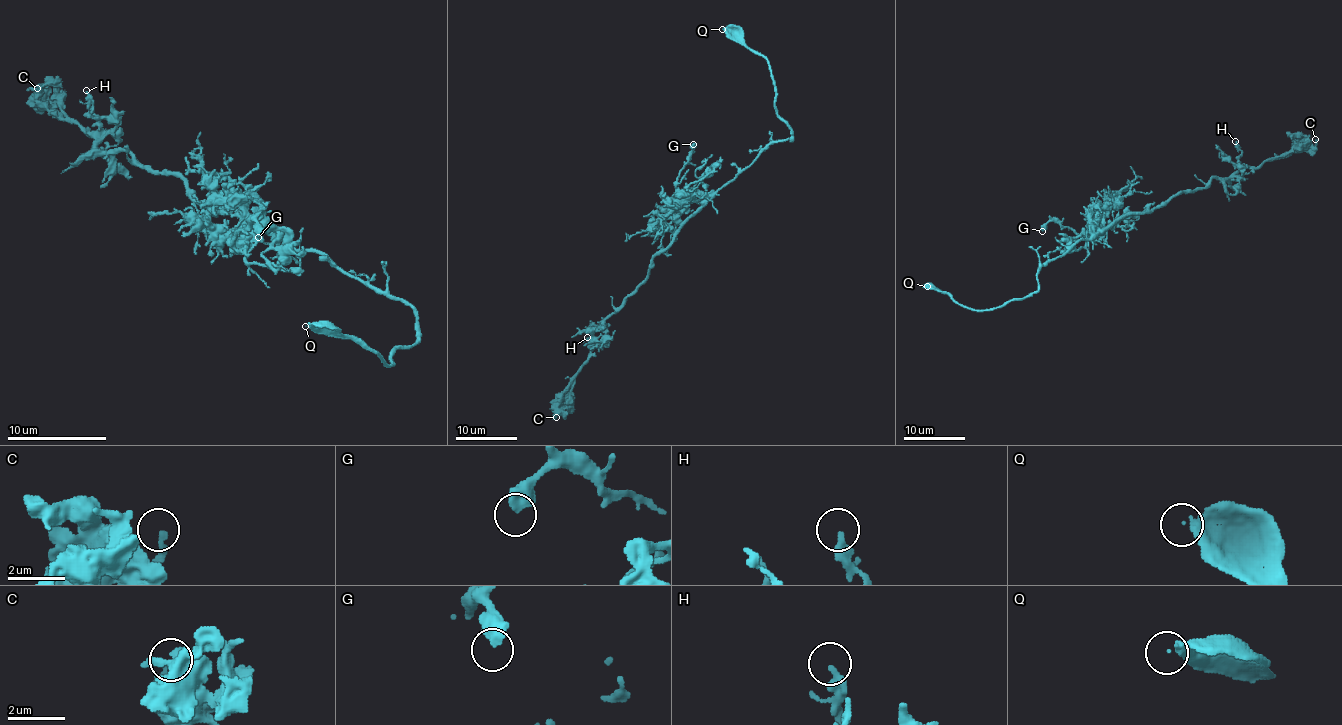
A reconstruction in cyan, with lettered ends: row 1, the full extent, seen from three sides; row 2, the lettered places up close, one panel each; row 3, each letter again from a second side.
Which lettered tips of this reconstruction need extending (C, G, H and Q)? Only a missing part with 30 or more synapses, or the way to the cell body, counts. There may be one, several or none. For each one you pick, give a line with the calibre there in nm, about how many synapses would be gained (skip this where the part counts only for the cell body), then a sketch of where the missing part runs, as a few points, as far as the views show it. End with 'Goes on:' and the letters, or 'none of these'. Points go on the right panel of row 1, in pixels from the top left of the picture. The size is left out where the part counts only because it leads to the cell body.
Q: Thickness 320 nm. Course of what is missing: (927, 286), (910, 288), (909, 300), (903, 303)
Goes on: Q

